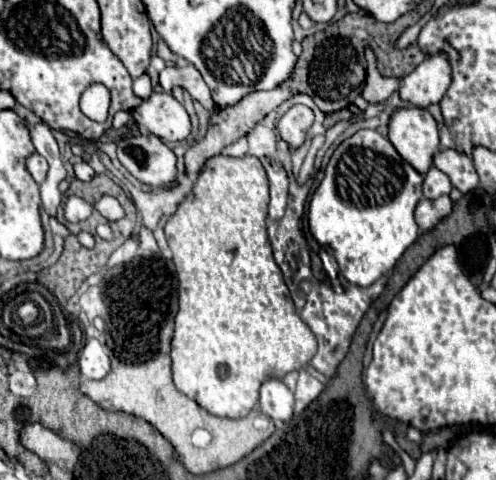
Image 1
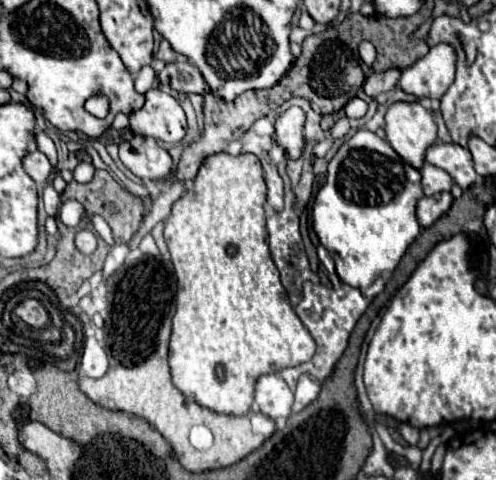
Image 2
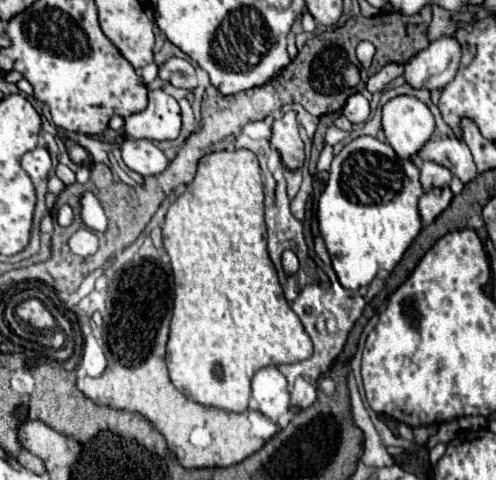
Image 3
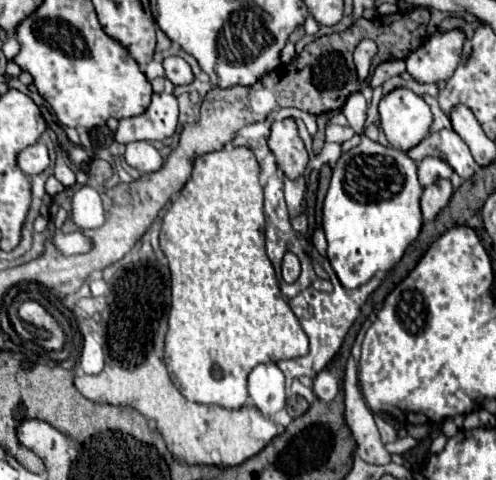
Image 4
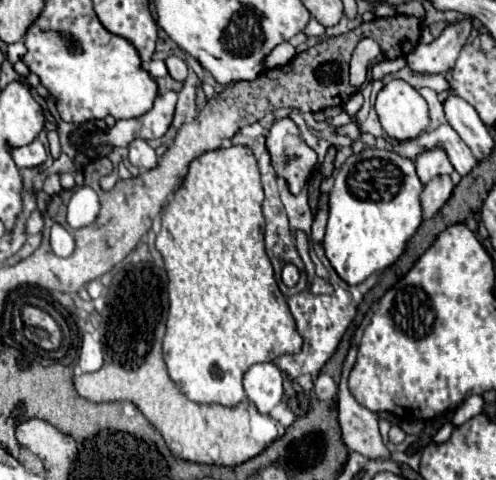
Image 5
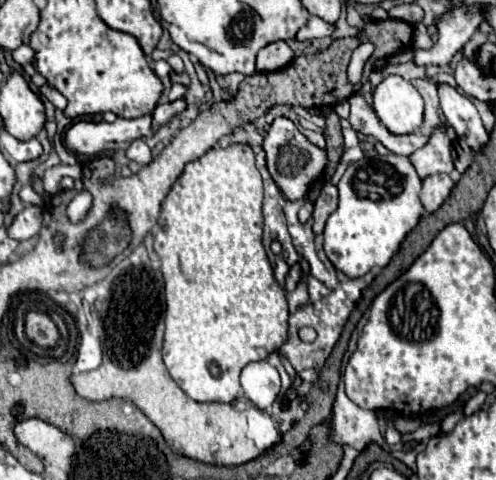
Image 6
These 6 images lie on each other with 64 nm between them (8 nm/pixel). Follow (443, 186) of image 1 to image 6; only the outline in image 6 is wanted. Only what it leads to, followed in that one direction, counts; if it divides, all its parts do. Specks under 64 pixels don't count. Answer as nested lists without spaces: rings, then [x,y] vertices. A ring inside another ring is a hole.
[[[442,122],[440,126],[436,126],[428,138],[428,142],[412,152],[410,164],[416,168],[420,178],[438,174],[438,172],[446,172],[450,174],[454,170],[454,160],[452,160],[452,148],[458,140],[458,134],[452,126],[448,126],[446,122]]]

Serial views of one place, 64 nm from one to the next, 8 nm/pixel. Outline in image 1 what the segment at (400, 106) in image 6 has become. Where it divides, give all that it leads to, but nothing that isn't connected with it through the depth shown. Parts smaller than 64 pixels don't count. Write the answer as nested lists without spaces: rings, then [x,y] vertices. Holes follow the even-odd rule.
[[[396,108],[388,122],[388,140],[398,154],[424,174],[432,156],[438,152],[438,126],[432,114],[424,108]]]

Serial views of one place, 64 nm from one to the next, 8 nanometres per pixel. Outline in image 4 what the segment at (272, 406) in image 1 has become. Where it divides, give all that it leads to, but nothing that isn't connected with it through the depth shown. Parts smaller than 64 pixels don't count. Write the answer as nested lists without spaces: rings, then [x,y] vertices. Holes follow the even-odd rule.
[[[260,364],[248,376],[248,394],[254,406],[264,414],[272,416],[286,404],[284,374],[276,364]]]

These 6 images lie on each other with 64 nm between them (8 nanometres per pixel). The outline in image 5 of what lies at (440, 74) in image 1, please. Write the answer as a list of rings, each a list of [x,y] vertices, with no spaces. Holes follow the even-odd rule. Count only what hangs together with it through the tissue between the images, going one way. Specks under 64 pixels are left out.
[[[464,18],[454,24],[448,24],[442,34],[432,44],[418,44],[408,56],[406,62],[414,72],[426,72],[426,74],[438,74],[448,72],[462,46],[466,44],[468,36],[472,32],[472,20]]]

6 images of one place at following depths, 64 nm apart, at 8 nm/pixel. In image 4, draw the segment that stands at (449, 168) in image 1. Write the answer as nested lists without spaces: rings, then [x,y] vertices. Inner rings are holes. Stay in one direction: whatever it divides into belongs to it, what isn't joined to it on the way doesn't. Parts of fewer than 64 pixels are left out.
[[[438,130],[434,134],[428,134],[420,144],[412,146],[406,154],[414,162],[420,162],[428,154],[440,156],[442,160],[448,160],[448,164],[462,180],[470,178],[478,170],[478,164],[474,162],[470,148],[454,130]]]

